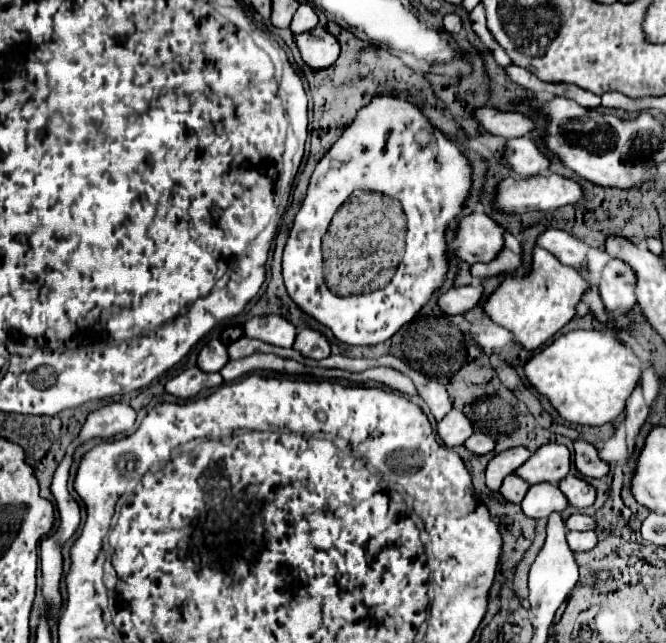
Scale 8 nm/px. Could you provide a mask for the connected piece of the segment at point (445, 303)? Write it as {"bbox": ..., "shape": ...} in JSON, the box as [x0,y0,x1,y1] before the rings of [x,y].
{"bbox":[437,286,481,314],"shape":[[[463,286],[463,288],[451,288],[445,294],[437,296],[437,304],[445,314],[461,314],[469,308],[473,308],[481,298],[479,286]]]}

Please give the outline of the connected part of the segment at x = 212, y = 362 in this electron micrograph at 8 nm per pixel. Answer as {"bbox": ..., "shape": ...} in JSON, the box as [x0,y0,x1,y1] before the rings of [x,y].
{"bbox":[197,340,229,372],"shape":[[[209,340],[199,356],[197,356],[197,366],[203,370],[203,372],[219,372],[219,368],[223,368],[223,364],[227,364],[229,356],[227,356],[227,348],[221,340]]]}

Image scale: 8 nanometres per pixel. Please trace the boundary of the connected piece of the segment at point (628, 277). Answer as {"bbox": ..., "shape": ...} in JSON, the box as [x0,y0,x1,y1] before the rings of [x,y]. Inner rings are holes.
{"bbox":[599,260,637,312],"shape":[[[609,260],[601,272],[599,294],[609,312],[631,310],[637,306],[637,298],[633,294],[633,272],[621,260]]]}

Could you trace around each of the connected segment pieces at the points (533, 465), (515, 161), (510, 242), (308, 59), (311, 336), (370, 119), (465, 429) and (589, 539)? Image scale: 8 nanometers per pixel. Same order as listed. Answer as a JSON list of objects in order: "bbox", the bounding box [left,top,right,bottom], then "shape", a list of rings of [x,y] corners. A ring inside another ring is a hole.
[{"bbox":[515,444,571,484],"shape":[[[543,444],[539,446],[531,458],[521,464],[521,468],[515,470],[519,478],[523,478],[527,484],[539,484],[539,482],[551,482],[557,484],[569,474],[571,462],[569,462],[569,450],[563,444]]]},{"bbox":[505,136,549,176],"shape":[[[529,136],[509,140],[505,158],[511,172],[519,176],[533,176],[549,166],[549,158],[539,150],[539,142]]]},{"bbox":[471,232,521,280],"shape":[[[505,232],[503,234],[503,248],[501,252],[495,256],[495,260],[483,264],[477,262],[471,266],[471,274],[475,280],[483,278],[483,276],[493,276],[493,274],[501,274],[501,272],[509,272],[509,270],[517,270],[521,266],[521,248],[519,242],[513,234]]]},{"bbox":[297,26,339,72],"shape":[[[315,26],[311,32],[299,34],[297,48],[303,62],[315,72],[327,70],[339,58],[339,42],[323,26]]]},{"bbox":[293,330,329,360],"shape":[[[301,330],[293,342],[293,348],[297,352],[301,352],[301,356],[305,358],[313,358],[313,360],[323,360],[329,356],[329,342],[327,338],[317,332],[317,330]]]},{"bbox":[283,96,471,346],"shape":[[[373,96],[373,100],[357,112],[355,120],[347,126],[347,130],[337,140],[337,144],[333,144],[333,148],[321,158],[321,162],[317,164],[311,176],[307,196],[293,220],[293,228],[289,232],[289,238],[283,250],[283,280],[285,280],[287,294],[299,306],[299,310],[315,318],[319,324],[327,326],[333,332],[333,336],[345,344],[371,346],[371,344],[389,340],[403,324],[415,318],[421,306],[427,304],[427,300],[431,298],[433,290],[441,286],[447,270],[445,226],[447,222],[457,218],[461,210],[461,202],[469,194],[469,186],[471,186],[469,162],[455,148],[453,142],[449,142],[439,130],[435,130],[427,122],[427,118],[421,114],[417,106],[405,100],[397,100],[393,96]],[[355,190],[377,192],[401,204],[407,216],[407,238],[405,238],[407,244],[405,244],[403,260],[397,266],[395,276],[385,288],[375,290],[371,294],[341,298],[331,294],[329,288],[325,286],[321,245],[323,234],[327,232],[333,214],[343,206],[345,200],[349,200],[349,196]]]},{"bbox":[437,410,471,446],"shape":[[[457,410],[447,412],[439,422],[437,422],[437,434],[445,442],[445,446],[461,446],[463,440],[471,436],[471,424],[463,414],[457,414]]]},{"bbox":[567,530,597,552],"shape":[[[593,530],[587,532],[567,532],[567,544],[575,552],[591,550],[597,544],[597,534]]]}]

